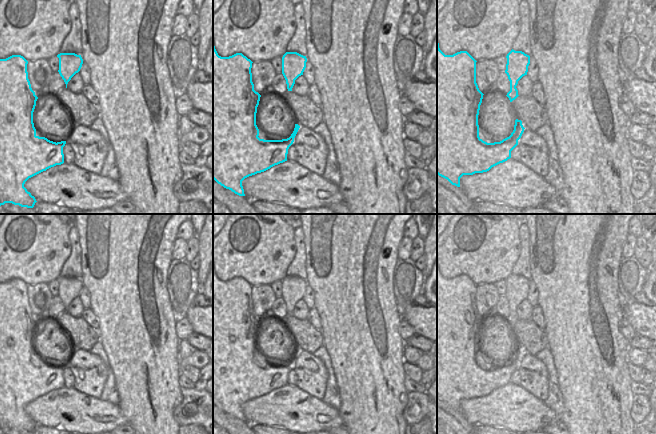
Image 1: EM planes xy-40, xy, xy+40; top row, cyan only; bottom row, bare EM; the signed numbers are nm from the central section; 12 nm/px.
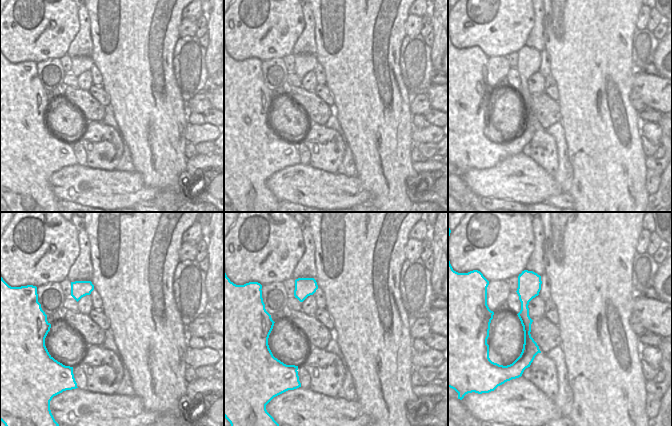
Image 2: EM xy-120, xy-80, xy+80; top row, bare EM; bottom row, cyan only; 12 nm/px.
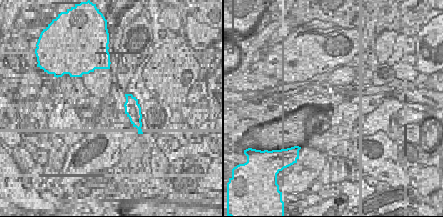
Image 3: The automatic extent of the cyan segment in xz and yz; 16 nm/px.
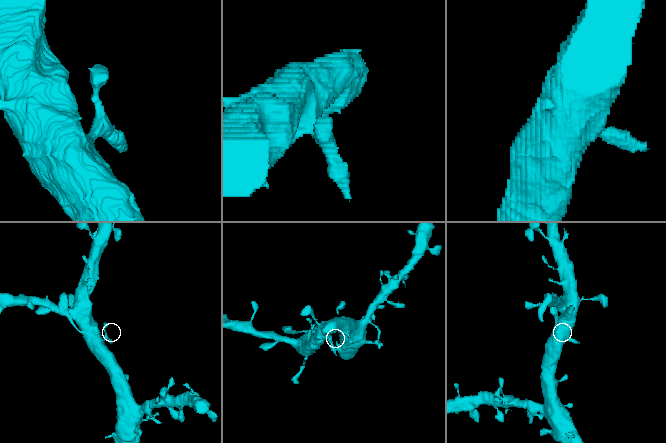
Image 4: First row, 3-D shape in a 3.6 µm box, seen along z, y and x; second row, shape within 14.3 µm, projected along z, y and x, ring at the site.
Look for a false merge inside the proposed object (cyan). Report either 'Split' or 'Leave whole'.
Leave whole.

